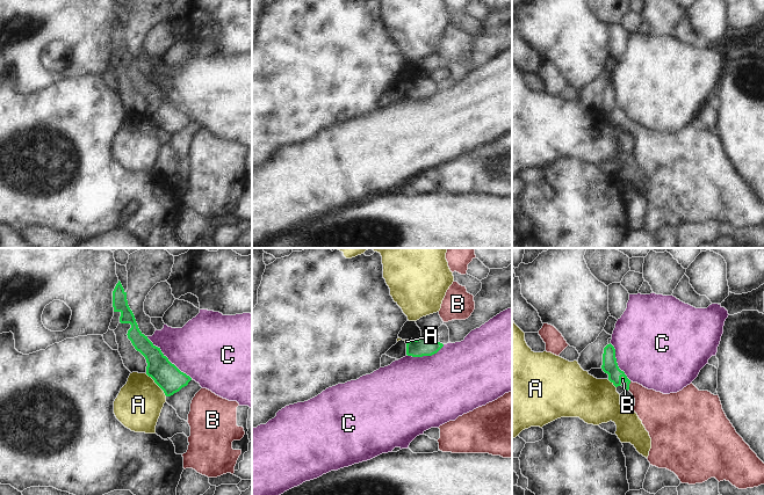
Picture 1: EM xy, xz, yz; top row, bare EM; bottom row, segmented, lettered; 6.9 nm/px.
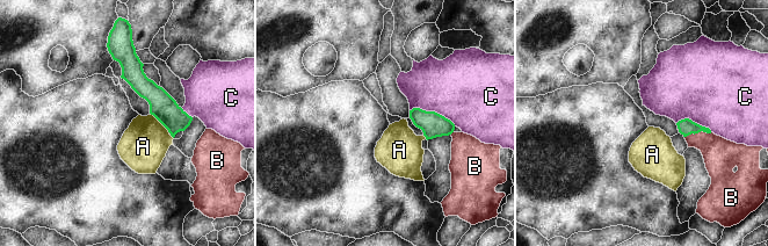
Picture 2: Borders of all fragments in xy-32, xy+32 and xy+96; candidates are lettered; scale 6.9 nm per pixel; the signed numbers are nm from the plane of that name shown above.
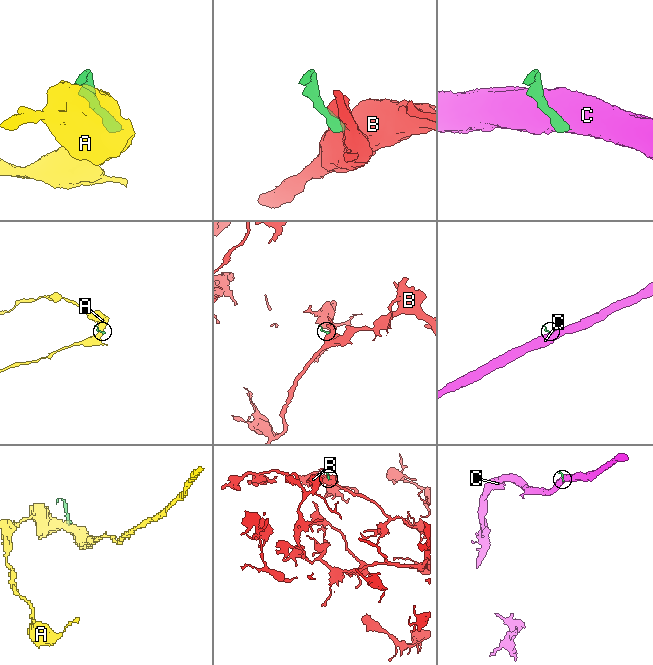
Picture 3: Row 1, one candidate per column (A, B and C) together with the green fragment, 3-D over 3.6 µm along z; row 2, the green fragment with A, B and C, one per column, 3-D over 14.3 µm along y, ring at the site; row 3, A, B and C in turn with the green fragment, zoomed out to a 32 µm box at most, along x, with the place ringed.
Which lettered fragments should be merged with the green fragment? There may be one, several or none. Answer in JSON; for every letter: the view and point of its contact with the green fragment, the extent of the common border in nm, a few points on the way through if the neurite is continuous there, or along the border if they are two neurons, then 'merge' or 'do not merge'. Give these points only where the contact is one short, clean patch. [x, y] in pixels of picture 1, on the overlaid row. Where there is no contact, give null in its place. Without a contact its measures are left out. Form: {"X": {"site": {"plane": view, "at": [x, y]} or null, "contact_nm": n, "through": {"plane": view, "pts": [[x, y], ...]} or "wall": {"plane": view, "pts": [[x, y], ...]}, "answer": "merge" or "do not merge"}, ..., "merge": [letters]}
{"A": {"site": {"plane": "xy", "at": [156, 383]}, "contact_nm": 220, "wall": {"plane": "xy", "pts": [[145, 373], [166, 395]]}, "answer": "do not merge"}, "B": {"site": {"plane": "yz", "at": [628, 386]}, "contact_nm": 70, "through": {"plane": "yz", "pts": [[610, 365], [625, 378], [628, 386], [655, 409]]}, "answer": "merge"}, "C": {"site": {"plane": "xy", "at": [167, 359]}, "contact_nm": 440, "answer": "do not merge"}, "merge": ["B"]}

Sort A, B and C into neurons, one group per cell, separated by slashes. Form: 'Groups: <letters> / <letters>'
Groups: A / B / C.

